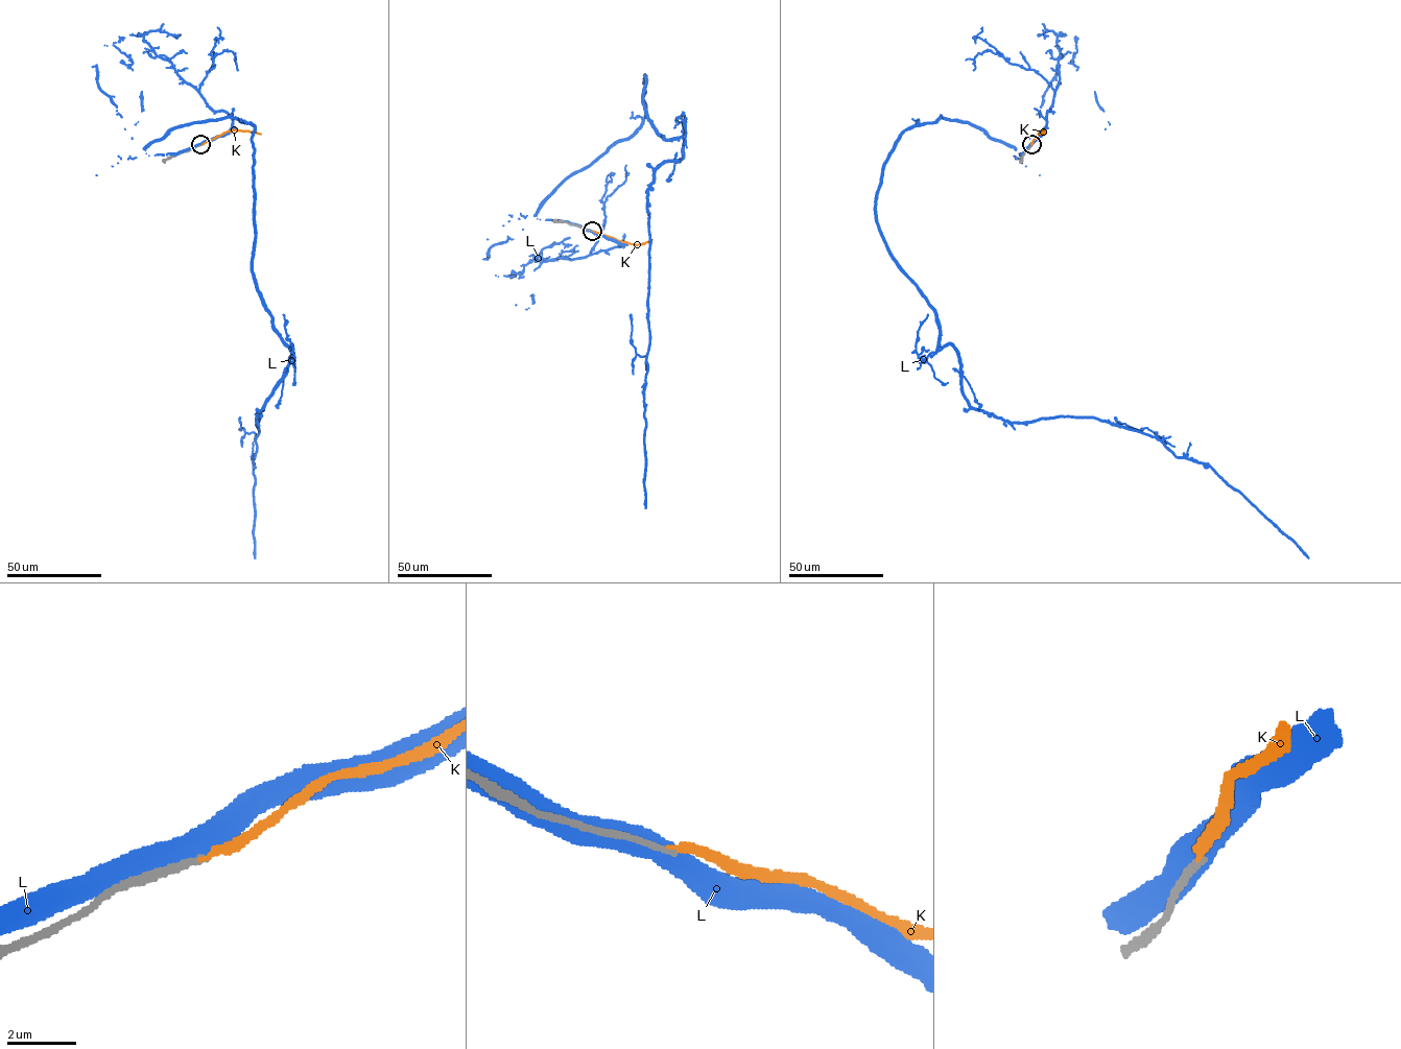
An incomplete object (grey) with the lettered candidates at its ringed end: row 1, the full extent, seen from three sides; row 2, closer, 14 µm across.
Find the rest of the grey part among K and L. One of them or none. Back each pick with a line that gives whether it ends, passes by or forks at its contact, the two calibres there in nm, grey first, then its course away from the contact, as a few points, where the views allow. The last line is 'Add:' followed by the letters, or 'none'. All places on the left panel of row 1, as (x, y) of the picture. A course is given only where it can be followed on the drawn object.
Add: none

